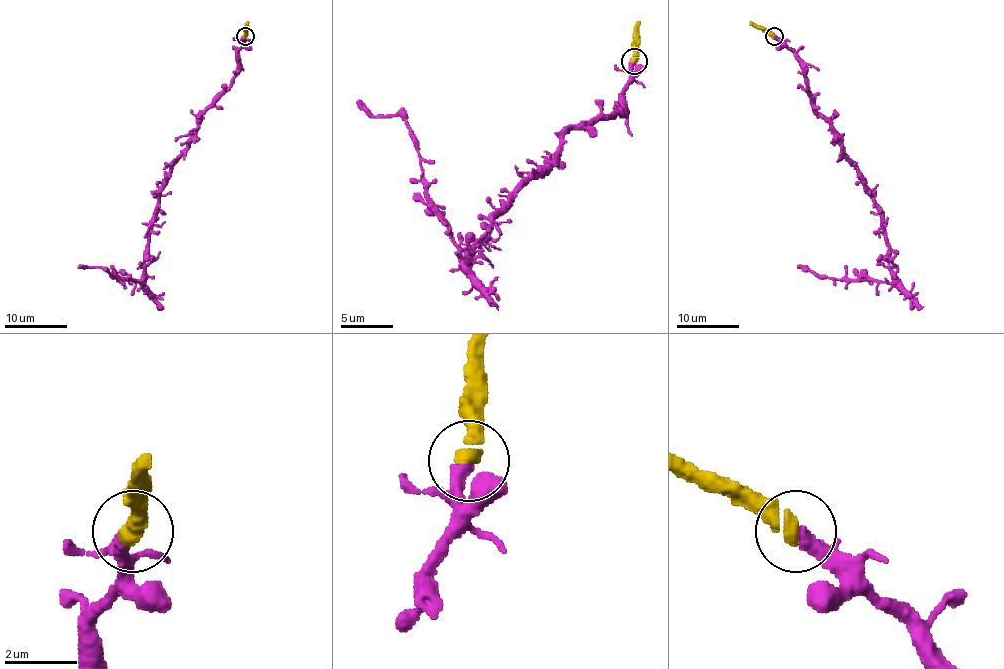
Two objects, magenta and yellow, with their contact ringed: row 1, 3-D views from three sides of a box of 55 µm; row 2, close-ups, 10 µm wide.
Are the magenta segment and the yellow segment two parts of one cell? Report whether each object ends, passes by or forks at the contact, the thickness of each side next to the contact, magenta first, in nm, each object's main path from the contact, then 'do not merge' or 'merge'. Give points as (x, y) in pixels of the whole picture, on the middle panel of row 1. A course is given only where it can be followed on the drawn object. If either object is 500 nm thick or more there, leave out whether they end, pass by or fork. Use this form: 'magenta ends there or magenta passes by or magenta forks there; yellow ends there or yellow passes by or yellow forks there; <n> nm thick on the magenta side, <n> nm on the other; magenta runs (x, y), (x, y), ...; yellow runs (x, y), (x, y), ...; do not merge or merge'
magenta ends there; yellow ends there; 400 nm thick on the magenta side, 440 nm on the other; magenta runs (635, 63), (622, 107), (577, 123), (465, 256), (428, 196), (415, 133), (399, 115), (373, 115), (357, 99); yellow runs (635, 60), (635, 34), (640, 21); merge

